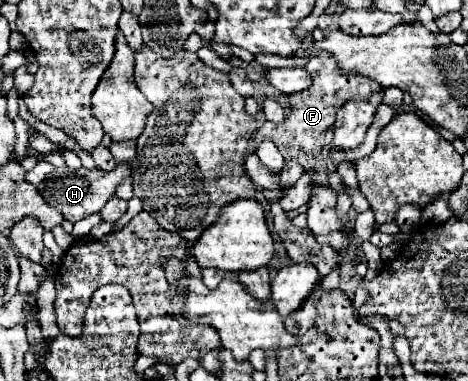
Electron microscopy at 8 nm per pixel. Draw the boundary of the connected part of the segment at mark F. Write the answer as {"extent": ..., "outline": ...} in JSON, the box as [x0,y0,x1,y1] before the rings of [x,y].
{"extent":[250,55,380,155],"outline":[[[318,55],[314,57],[316,63],[308,63],[308,73],[314,77],[312,87],[308,89],[310,95],[296,93],[288,97],[288,103],[292,105],[290,115],[282,125],[262,125],[260,131],[250,139],[250,147],[258,147],[262,141],[272,141],[278,147],[280,145],[300,145],[306,153],[316,155],[324,147],[332,145],[332,127],[334,127],[334,115],[342,103],[348,103],[350,99],[368,99],[372,93],[380,91],[380,85],[374,83],[372,79],[366,79],[362,75],[342,75],[338,71],[338,63],[330,59],[330,55]]]}

